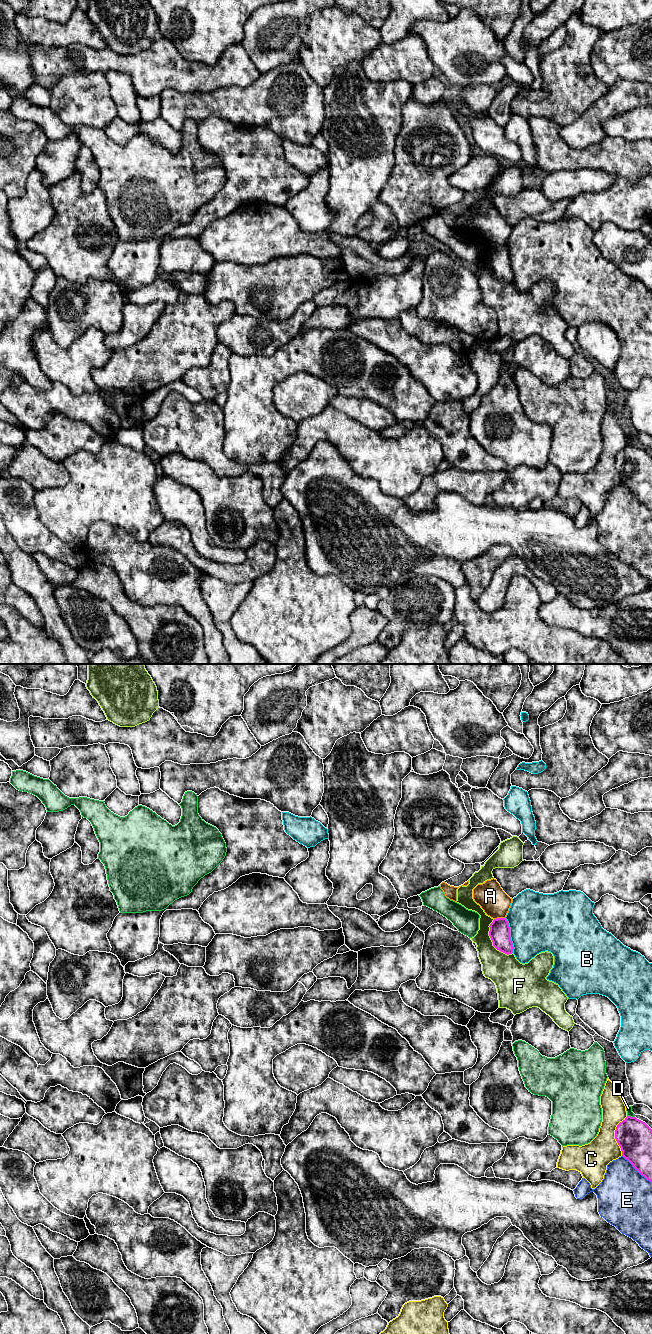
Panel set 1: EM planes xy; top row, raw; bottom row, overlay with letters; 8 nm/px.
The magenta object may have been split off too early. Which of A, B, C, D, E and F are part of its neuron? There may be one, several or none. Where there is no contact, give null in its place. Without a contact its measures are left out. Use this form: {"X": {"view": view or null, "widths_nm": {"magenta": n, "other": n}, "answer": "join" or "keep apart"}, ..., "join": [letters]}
{"A": {"view": "xy", "widths_nm": {"magenta": 160, "other": 220}, "answer": "keep apart"}, "B": {"view": "xy", "widths_nm": {"magenta": 160, "other": 460}, "answer": "keep apart"}, "C": {"view": "xy", "widths_nm": {"magenta": 280, "other": 240}, "answer": "keep apart"}, "D": {"view": "xy", "widths_nm": {"magenta": 280, "other": 50}, "answer": "keep apart"}, "E": {"view": "xy", "widths_nm": {"magenta": 280, "other": 440}, "answer": "keep apart"}, "F": {"view": "xy", "widths_nm": {"magenta": 160, "other": 240}, "answer": "keep apart"}, "join": []}

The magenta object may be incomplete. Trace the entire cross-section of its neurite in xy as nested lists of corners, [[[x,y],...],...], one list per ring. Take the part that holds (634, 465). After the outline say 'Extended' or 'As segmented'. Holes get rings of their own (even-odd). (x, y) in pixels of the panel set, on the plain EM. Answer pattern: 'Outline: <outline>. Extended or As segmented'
Outline: [[[627,444],[615,458],[622,484],[652,510],[652,457],[636,445]]]. As segmented

